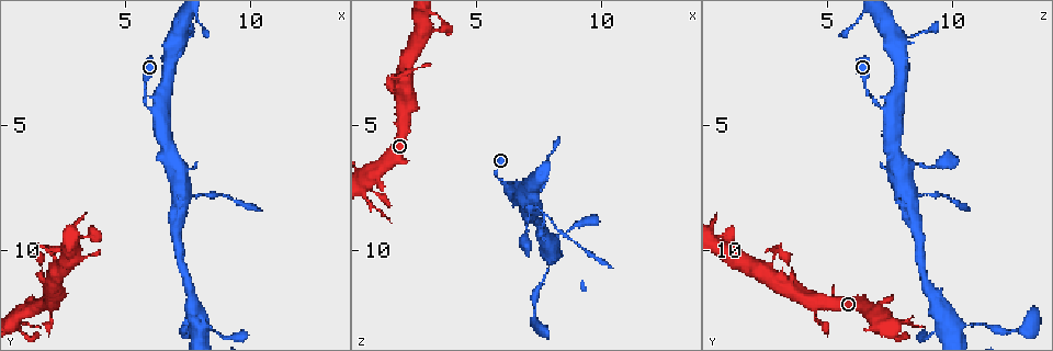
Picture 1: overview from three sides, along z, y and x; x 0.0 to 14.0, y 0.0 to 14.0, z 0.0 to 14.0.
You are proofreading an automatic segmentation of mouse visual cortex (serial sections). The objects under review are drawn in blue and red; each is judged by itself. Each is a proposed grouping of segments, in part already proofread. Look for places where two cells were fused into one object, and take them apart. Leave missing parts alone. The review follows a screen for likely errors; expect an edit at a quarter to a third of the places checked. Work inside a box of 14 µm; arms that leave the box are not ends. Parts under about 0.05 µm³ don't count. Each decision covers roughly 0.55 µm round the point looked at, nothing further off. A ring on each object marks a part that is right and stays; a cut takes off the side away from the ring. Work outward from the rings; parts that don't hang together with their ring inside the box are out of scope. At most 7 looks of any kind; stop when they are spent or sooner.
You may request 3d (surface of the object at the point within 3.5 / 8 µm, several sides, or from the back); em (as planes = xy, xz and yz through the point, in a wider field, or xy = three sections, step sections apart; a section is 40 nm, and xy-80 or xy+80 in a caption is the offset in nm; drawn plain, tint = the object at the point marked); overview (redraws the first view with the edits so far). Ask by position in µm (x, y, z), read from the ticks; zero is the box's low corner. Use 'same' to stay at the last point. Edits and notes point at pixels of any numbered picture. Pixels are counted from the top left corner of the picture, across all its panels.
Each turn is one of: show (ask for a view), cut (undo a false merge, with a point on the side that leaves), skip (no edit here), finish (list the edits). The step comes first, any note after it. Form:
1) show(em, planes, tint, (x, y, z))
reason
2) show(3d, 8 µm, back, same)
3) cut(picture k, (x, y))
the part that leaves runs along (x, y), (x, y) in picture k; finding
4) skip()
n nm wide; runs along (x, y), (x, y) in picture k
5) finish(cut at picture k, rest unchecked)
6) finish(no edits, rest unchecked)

show(3d, 3.5 µm, (2.2, 10.5, 2.8))
three-way junction

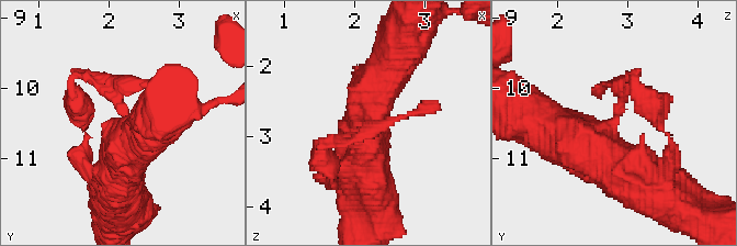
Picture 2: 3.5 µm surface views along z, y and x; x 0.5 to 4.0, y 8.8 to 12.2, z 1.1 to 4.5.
show(em, xy, step 5, tint, (2.25, 10.55, 2.70))
3 arms; arms of 150, 600, 700 nm; shape alone is not enough

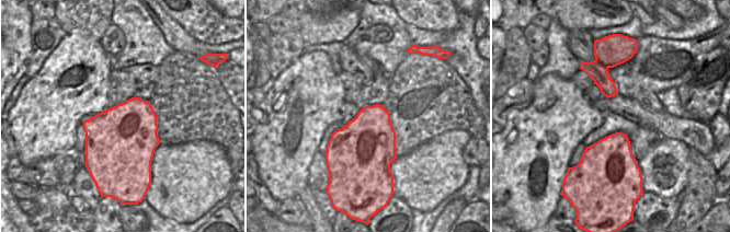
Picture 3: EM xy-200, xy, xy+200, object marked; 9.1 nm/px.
show(em, xy, step 1, tint, same)
another direction

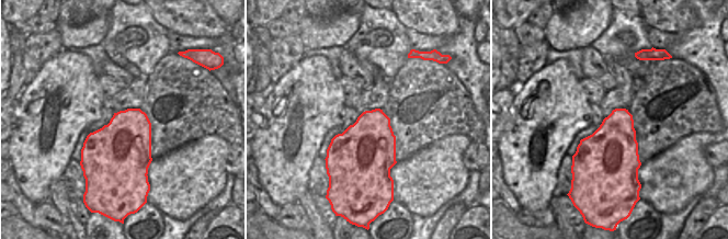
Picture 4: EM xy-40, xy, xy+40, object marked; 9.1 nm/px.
cut(picture 2, (84, 102))
the part that leaves runs along (363, 130), (428, 107), (441, 110) in picture 2; two cells meet here

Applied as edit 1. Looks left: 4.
show(em, xy, step 5, tint, (8.0, 13.0, 10.4))
a narrow waist

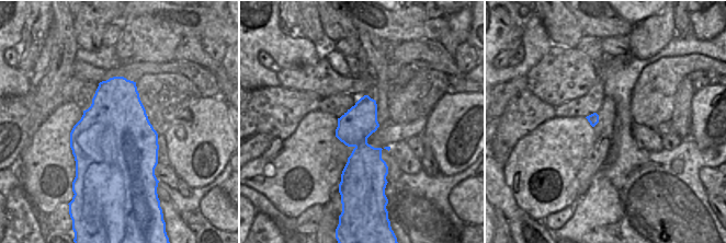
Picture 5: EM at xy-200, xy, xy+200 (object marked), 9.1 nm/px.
show(3d, 3.5 µm, same)

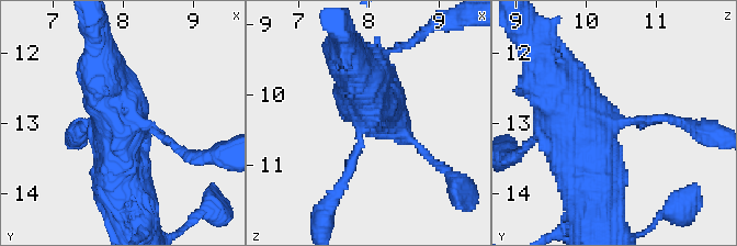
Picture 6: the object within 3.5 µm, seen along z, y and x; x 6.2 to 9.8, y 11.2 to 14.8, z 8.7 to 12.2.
skip()
runs along (545, 70), (592, 121), (662, 118) in picture 6; all the same cell

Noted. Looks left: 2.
show(3d, 3.5 µm, back, (8.1, 7.7, 8.9))
narrows sharply

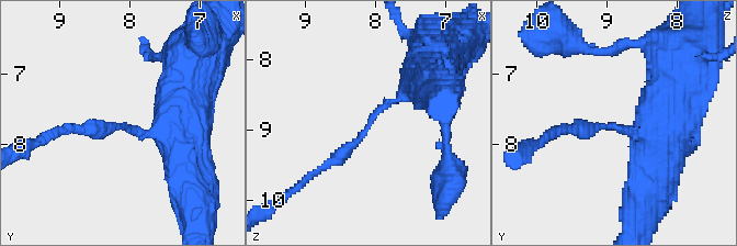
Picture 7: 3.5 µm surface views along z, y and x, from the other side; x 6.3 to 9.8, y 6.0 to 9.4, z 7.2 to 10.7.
show(em, xy, step 5, tint, (8.05, 7.75, 8.85))
arms of 200, 400 nm

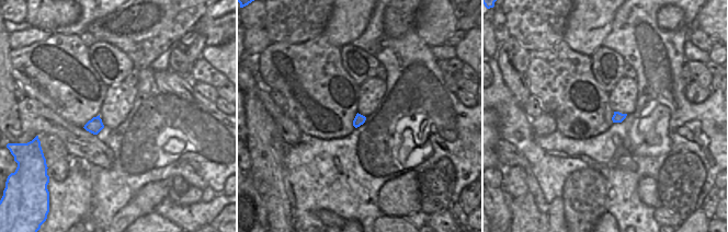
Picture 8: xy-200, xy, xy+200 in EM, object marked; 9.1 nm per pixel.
skip()
all the same cell

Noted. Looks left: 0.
finish(cut at picture 2, rest unchecked)

